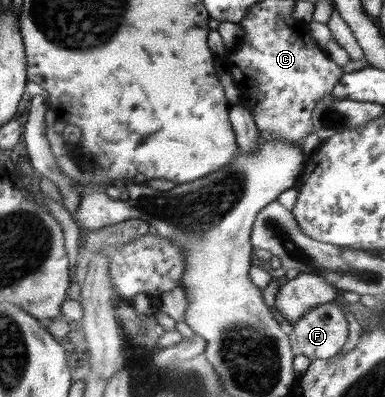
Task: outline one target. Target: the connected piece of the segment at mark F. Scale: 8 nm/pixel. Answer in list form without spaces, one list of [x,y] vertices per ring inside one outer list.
[[[335,303],[310,309],[293,325],[289,335],[296,354],[325,360],[340,353],[348,338],[348,321]]]

